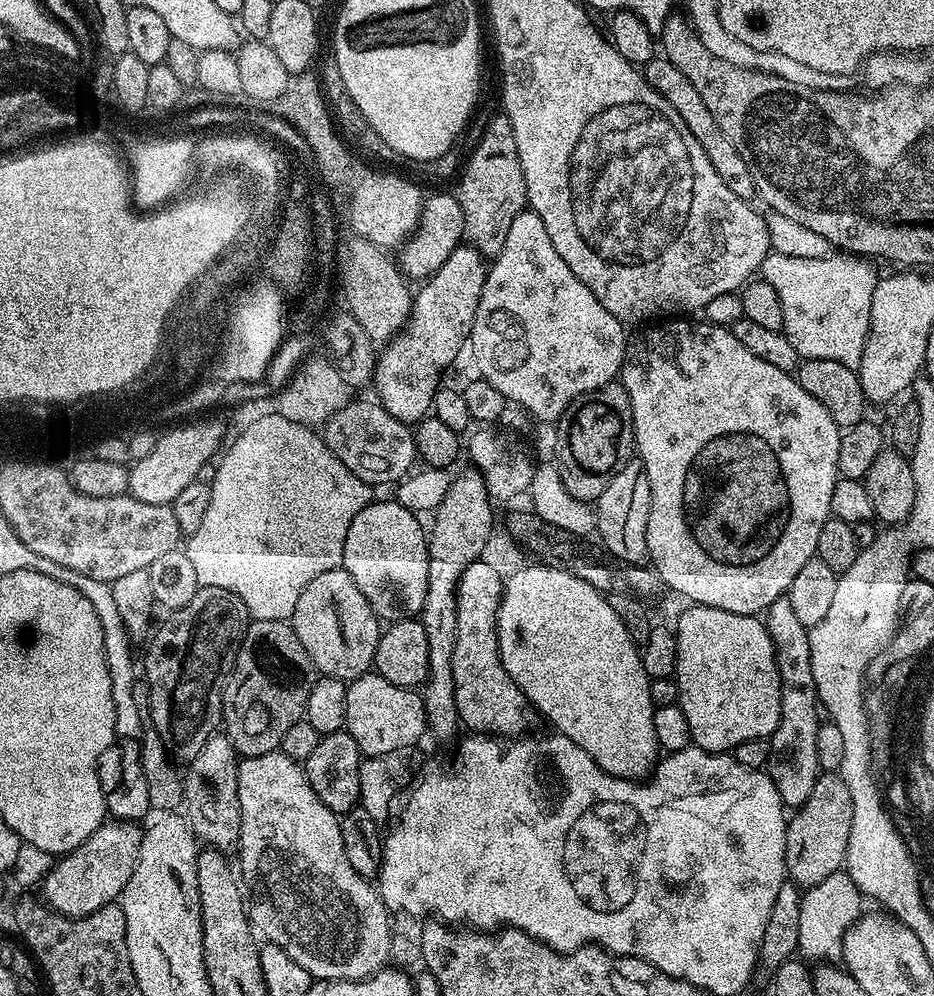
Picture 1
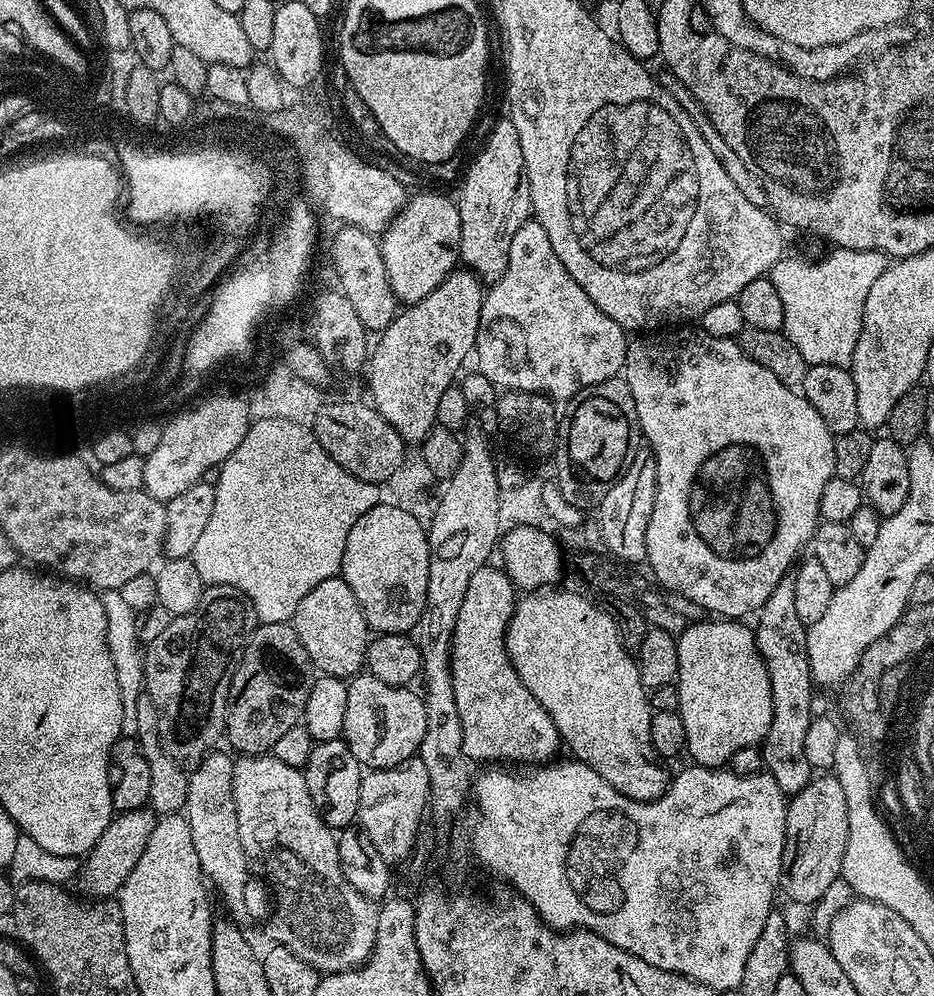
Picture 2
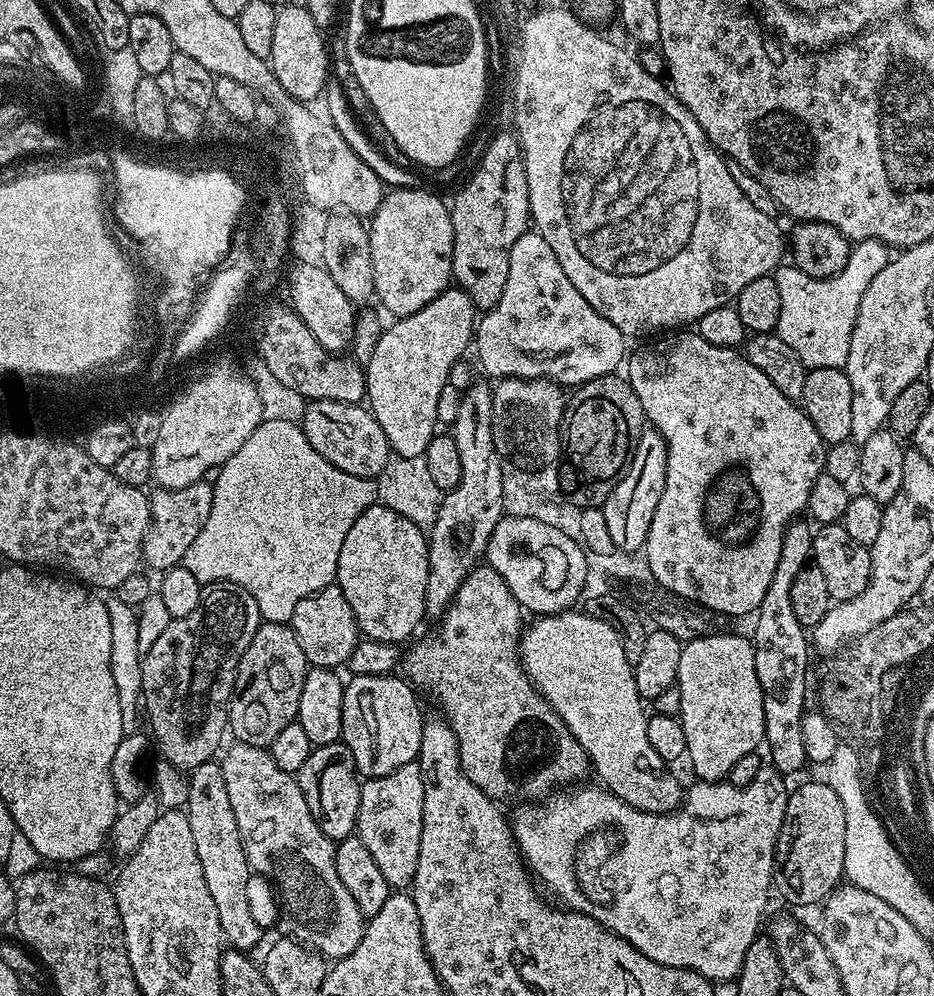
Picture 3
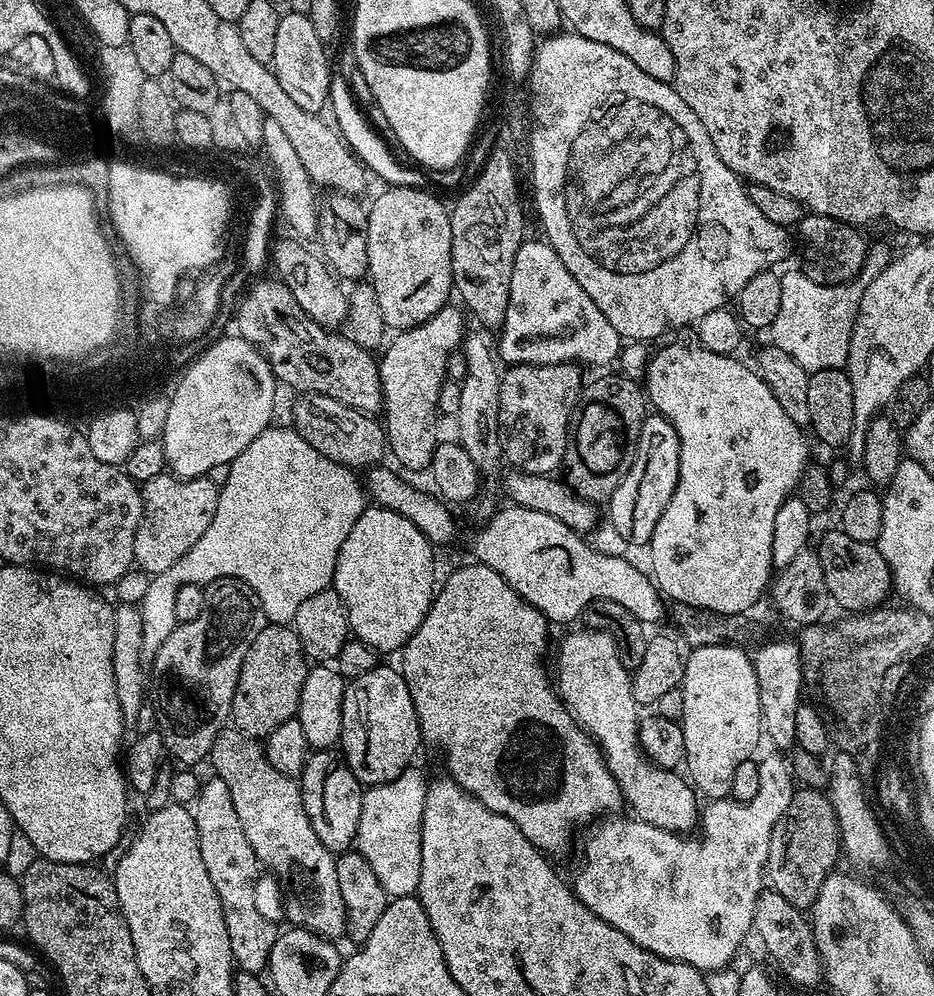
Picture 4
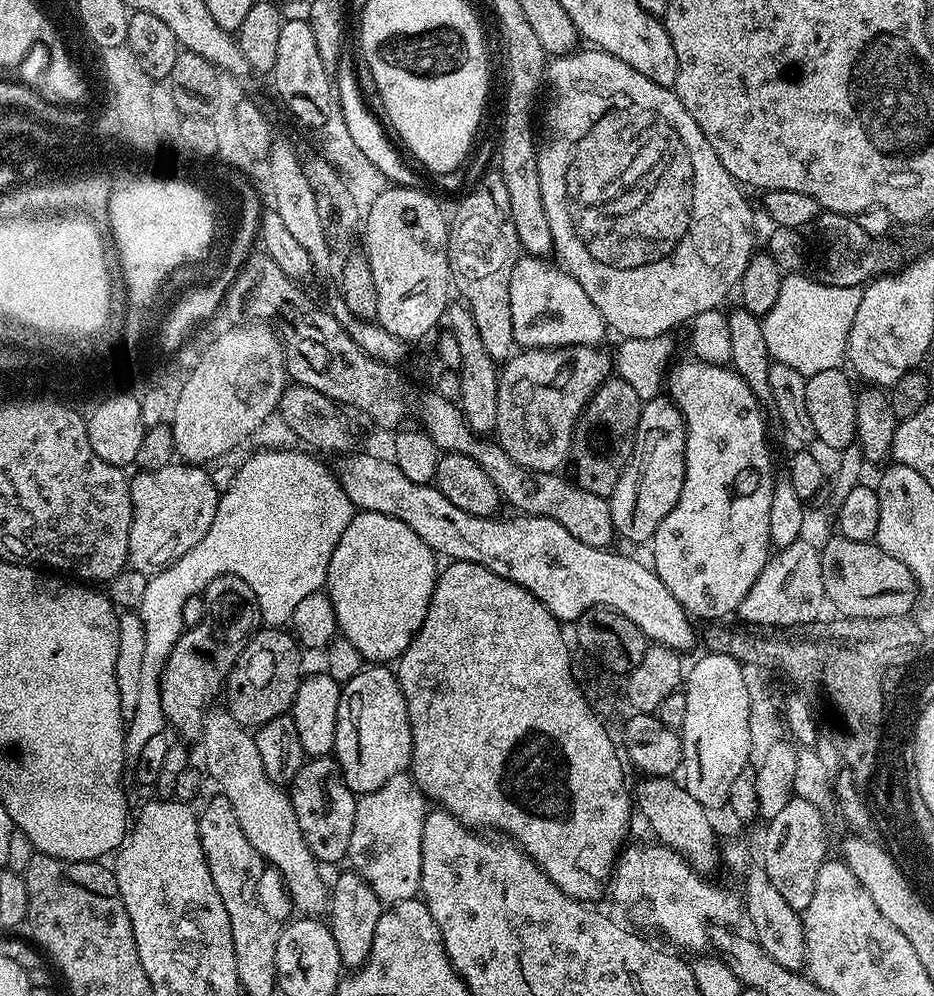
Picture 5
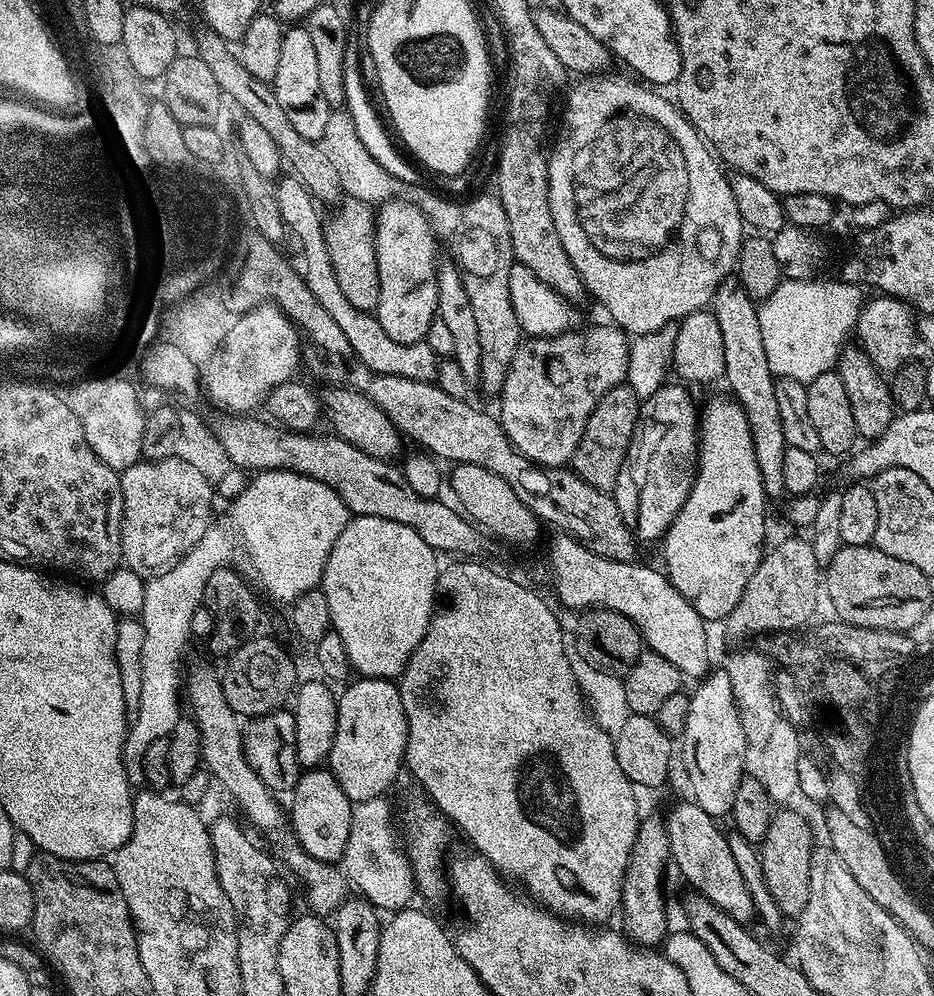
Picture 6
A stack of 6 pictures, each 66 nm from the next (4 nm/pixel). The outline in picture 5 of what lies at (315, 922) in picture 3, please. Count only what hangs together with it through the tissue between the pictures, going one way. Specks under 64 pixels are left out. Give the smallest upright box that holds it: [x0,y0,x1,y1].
[203,706,330,918]

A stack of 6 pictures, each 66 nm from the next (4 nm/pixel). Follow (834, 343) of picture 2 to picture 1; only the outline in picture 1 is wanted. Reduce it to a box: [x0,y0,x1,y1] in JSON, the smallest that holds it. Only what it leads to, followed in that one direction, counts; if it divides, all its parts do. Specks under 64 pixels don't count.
[759,251,878,368]

